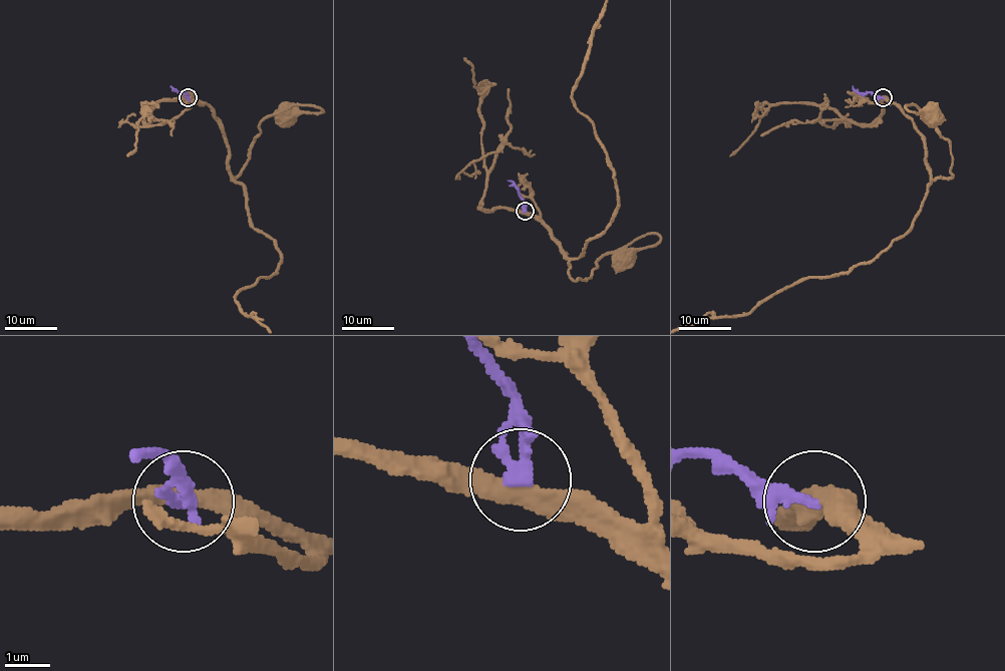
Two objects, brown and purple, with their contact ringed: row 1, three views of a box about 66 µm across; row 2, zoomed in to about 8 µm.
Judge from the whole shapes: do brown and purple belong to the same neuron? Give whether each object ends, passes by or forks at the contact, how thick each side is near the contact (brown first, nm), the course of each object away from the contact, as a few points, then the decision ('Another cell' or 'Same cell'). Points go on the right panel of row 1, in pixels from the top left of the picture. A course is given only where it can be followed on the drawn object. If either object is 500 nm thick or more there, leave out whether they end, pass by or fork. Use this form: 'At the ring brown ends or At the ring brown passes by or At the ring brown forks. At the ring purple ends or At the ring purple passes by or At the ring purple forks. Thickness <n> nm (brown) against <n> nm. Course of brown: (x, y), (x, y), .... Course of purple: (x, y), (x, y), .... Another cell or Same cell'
At the ring brown passes by. At the ring purple passes by. Thickness 400 nm (brown) against 240 nm. Course of brown: (884, 97), (895, 102), (912, 121), (925, 148), (929, 175), (933, 179), (950, 178), (950, 143), (927, 113). Course of purple: (884, 97), (871, 92), (858, 92), (852, 85). Another cell

